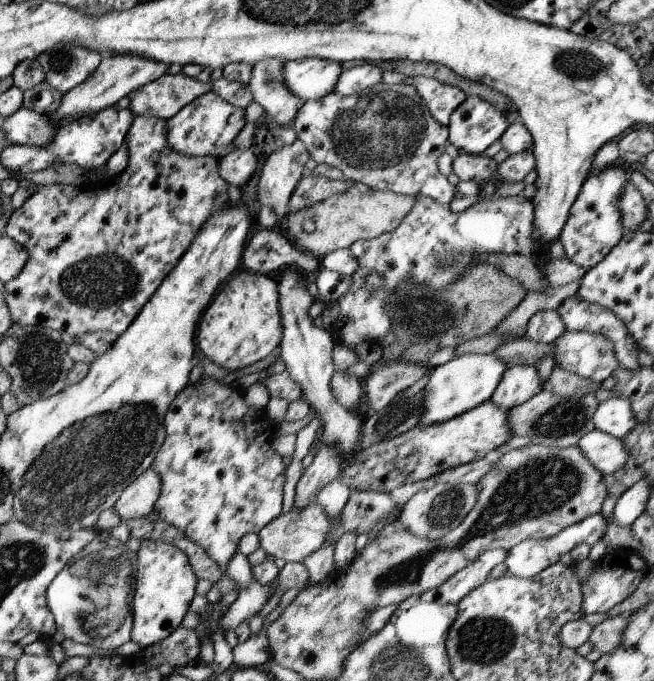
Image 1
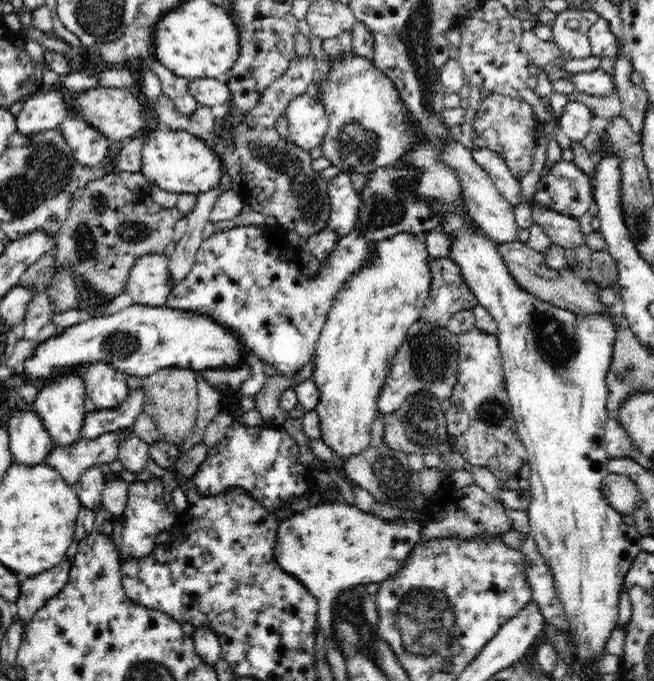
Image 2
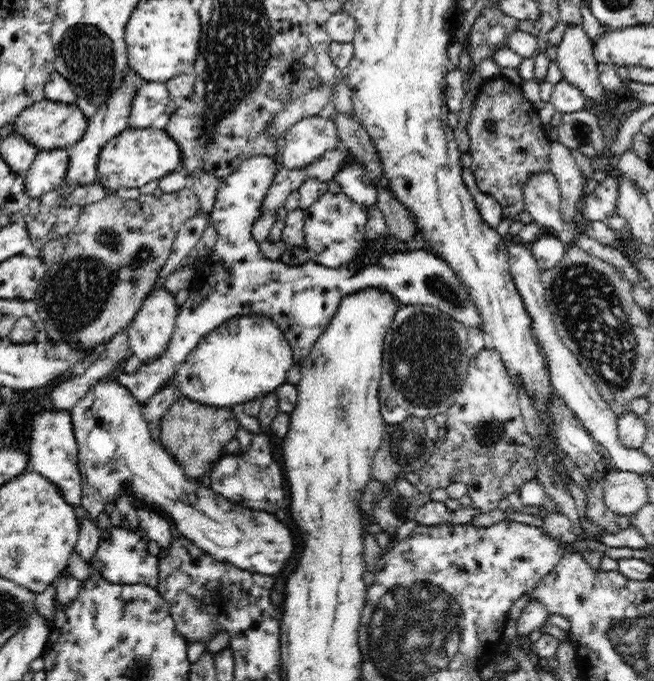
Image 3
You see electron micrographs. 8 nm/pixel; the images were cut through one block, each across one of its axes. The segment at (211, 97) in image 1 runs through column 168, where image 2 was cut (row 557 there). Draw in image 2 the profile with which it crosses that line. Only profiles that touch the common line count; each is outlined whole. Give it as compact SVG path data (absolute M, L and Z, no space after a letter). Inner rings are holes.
M155 477L148 482L135 481L129 488L126 510L114 520L112 541L119 550L121 564L128 560L144 560L156 550L156 539L161 532L171 532L174 529L175 514L164 502L164 489L161 479Z

